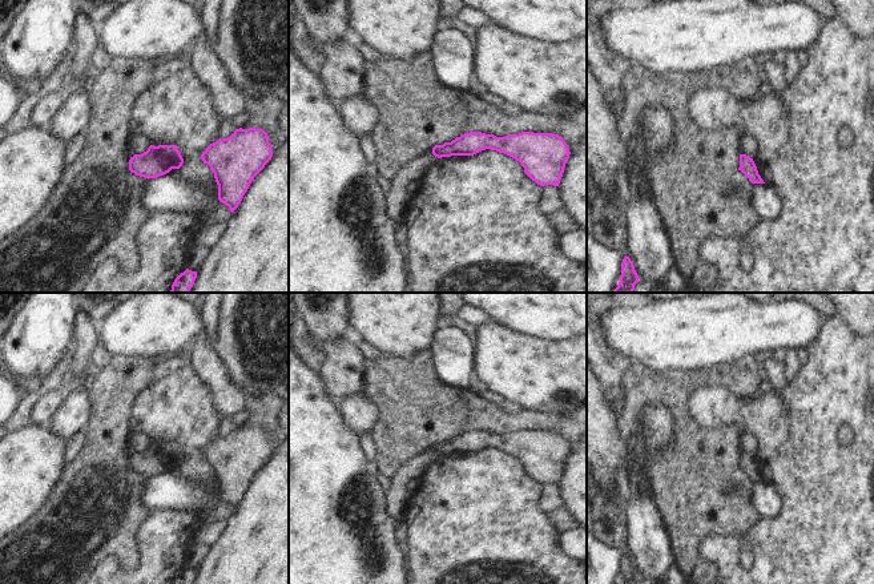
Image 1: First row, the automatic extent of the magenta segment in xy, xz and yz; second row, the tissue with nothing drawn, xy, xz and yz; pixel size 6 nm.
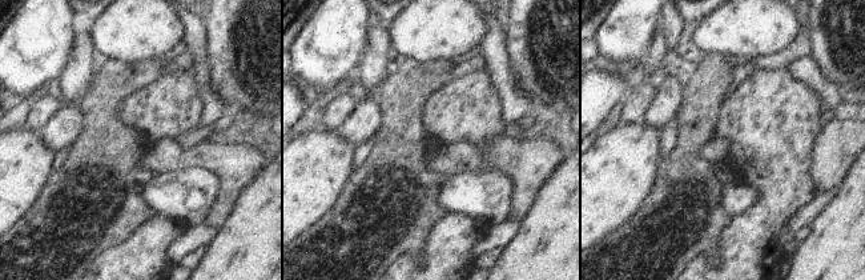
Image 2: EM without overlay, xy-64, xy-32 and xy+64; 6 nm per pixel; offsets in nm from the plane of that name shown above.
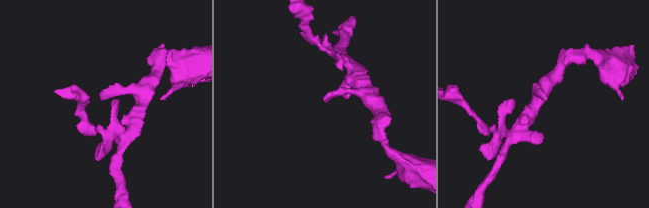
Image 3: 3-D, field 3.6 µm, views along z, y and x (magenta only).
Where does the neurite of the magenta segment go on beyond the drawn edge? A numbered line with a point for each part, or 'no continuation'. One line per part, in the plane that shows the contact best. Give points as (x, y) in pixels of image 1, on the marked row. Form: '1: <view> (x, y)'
no continuation.

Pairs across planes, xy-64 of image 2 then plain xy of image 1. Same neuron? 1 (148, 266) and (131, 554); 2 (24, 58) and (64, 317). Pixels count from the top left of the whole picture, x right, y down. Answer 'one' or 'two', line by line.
1: two
2: one

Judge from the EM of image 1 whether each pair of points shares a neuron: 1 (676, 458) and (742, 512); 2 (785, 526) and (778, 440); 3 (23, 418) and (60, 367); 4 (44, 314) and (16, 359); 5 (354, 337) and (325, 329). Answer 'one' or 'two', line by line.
1: one
2: one
3: one
4: one
5: one

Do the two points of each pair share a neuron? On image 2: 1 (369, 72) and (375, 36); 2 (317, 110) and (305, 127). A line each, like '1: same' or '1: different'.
1: same
2: same

